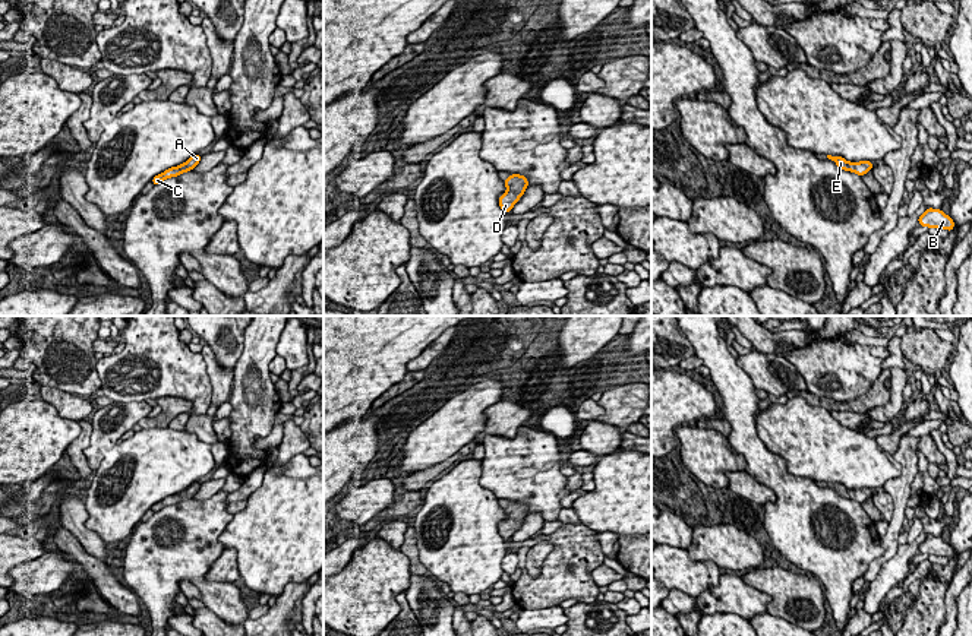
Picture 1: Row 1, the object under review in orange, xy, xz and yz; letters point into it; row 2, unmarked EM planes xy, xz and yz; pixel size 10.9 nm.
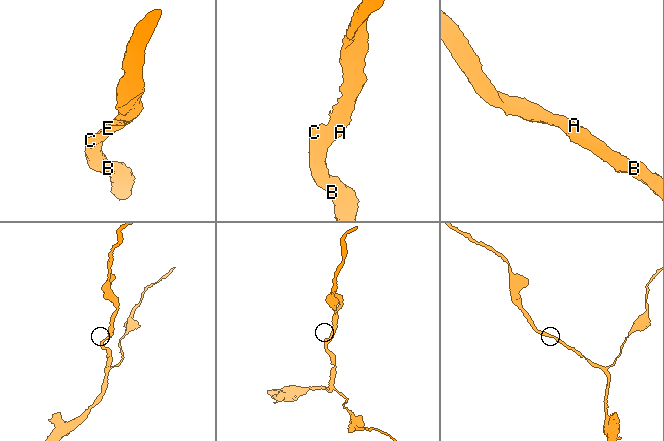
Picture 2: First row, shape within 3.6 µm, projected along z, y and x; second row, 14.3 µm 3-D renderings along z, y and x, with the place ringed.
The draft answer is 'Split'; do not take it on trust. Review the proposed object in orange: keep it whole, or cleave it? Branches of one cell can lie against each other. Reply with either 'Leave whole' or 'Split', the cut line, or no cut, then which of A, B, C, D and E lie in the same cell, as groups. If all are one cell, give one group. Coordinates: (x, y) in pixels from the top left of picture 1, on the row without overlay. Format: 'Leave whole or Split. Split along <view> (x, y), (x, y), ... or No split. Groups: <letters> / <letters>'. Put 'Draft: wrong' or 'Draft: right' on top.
Draft: wrong
Leave whole. No split. Groups: A B C D E

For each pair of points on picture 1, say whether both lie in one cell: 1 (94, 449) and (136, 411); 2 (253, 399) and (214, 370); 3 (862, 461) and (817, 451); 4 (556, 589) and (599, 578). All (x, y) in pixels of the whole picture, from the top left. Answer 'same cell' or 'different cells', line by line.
1: same cell
2: different cells
3: same cell
4: different cells

